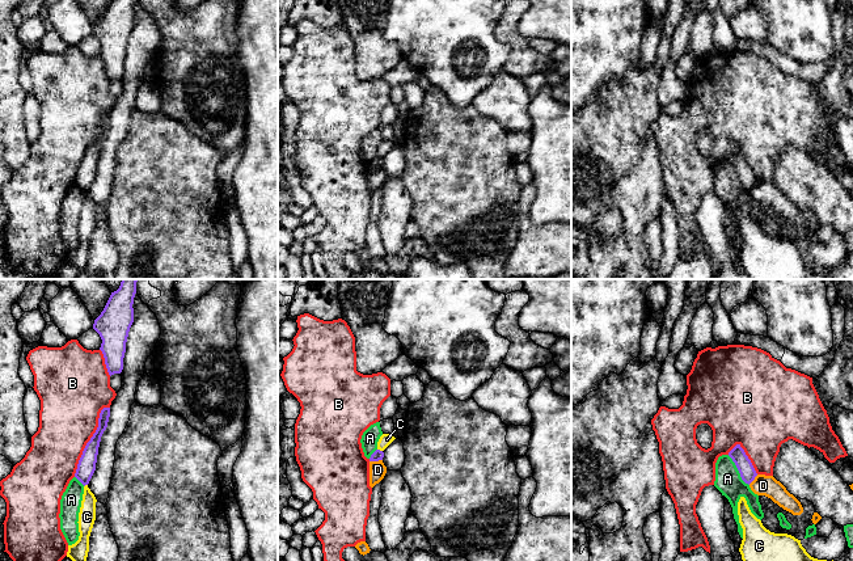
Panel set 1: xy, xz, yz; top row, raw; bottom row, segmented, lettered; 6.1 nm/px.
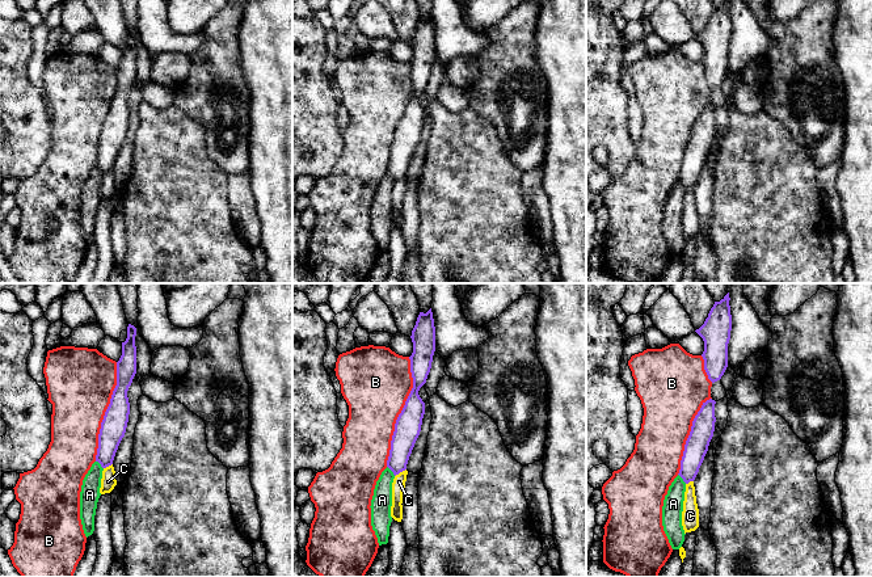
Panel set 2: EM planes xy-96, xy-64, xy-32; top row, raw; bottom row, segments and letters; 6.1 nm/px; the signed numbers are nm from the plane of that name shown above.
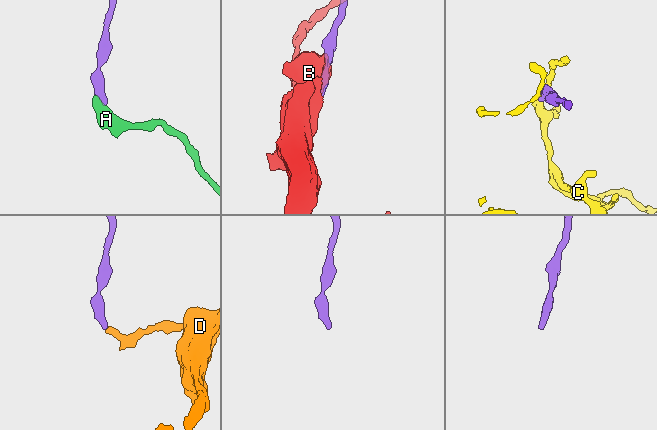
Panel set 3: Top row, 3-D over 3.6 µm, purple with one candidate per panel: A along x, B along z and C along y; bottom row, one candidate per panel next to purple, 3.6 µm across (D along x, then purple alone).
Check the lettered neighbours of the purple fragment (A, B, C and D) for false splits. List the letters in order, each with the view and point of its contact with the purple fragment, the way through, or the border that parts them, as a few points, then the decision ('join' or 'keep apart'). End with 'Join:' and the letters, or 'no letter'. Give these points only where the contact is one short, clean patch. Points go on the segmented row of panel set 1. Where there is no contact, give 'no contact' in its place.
A: yz (738, 469) | along yz (727, 455), (739, 476), (748, 485) | keep apart
B: xy (91, 439) | keep apart
C: xz (379, 450) | along xz (378, 448), (381, 451) | keep apart
D: xz (375, 460) | along xz (381, 459), (370, 462) | keep apart
Join: no letter

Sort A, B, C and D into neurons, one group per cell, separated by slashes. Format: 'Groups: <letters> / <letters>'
Groups: A / B / C / D

